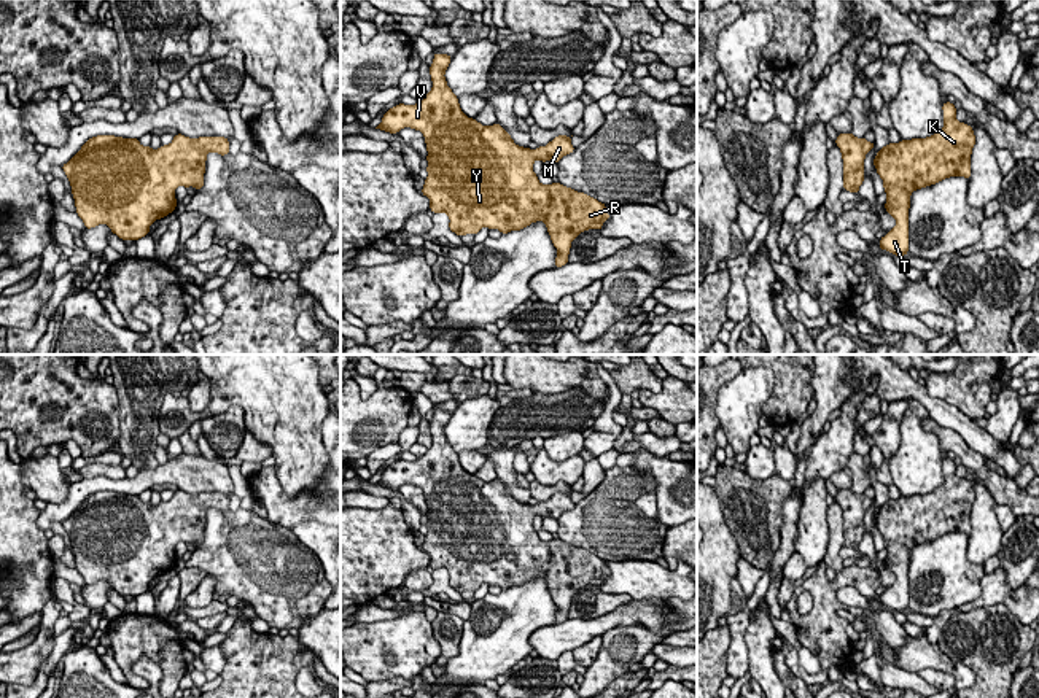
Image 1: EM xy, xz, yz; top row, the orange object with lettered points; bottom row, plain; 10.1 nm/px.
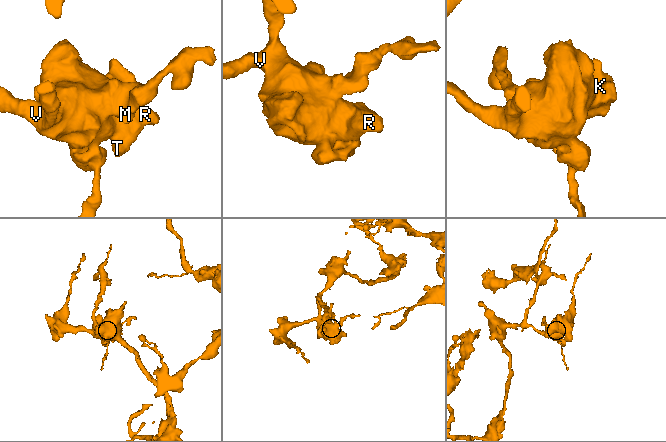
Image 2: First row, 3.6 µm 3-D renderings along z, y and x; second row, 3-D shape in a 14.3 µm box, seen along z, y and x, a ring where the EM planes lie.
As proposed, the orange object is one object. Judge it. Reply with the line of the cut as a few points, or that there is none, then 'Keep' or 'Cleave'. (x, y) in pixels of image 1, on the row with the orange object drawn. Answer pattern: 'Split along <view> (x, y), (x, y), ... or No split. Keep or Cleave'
No split. Keep

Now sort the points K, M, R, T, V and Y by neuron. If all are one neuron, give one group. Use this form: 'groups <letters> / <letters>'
groups K M R T V Y

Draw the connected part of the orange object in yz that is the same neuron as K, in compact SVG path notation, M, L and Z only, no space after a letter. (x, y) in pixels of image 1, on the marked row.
M945 102L944 127L931 137L888 143L874 159L886 192L885 210L896 226L880 238L880 250L894 256L909 253L909 208L913 191L950 176L971 178L974 129L956 119L956 108Z

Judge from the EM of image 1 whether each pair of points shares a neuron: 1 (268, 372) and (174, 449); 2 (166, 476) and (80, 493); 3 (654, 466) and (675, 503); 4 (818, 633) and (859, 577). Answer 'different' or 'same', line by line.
1: different
2: same
3: same
4: same

